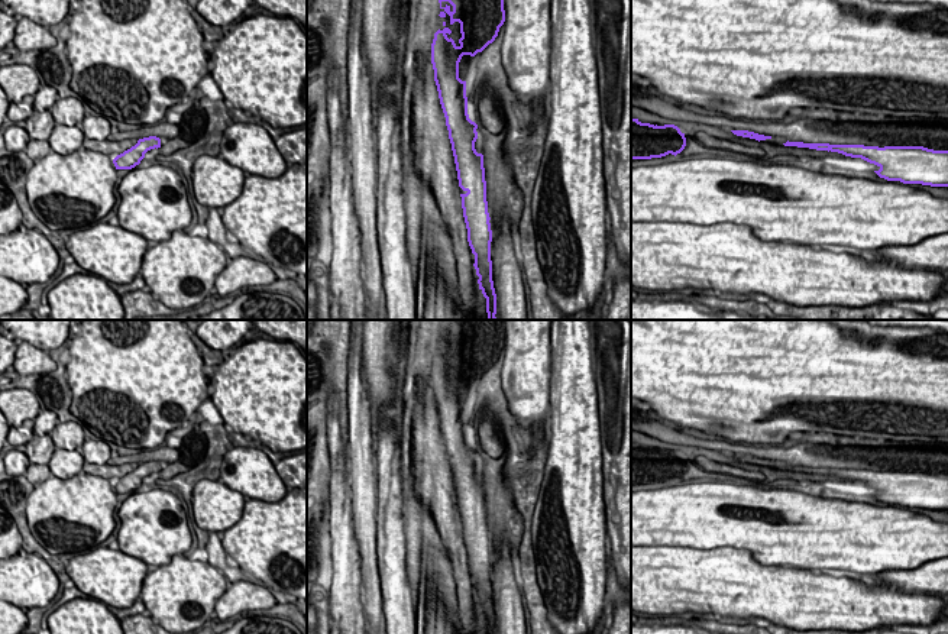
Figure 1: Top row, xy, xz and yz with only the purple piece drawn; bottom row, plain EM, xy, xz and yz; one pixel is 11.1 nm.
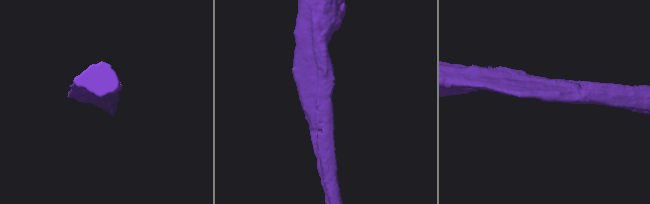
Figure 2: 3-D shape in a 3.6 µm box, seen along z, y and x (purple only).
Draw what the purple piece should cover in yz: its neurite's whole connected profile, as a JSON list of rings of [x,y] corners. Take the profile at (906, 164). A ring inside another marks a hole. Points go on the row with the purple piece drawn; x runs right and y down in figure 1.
[[[786,142],[784,146],[809,148],[838,152],[851,158],[861,158],[880,169],[874,171],[887,181],[948,187],[948,151],[934,151],[923,146],[864,146]]]

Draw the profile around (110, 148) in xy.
[[[84,139],[84,148],[96,152],[101,152],[109,156],[117,156],[123,153],[124,151],[130,149],[137,143],[139,139],[124,139],[124,140],[93,140],[93,139]]]

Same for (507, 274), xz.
[[[505,217],[492,233],[491,261],[498,320],[527,320],[520,256]]]

